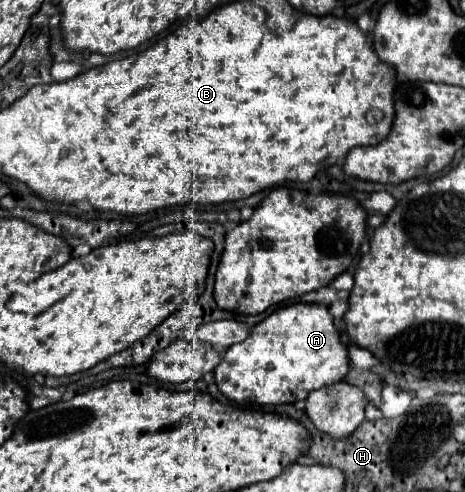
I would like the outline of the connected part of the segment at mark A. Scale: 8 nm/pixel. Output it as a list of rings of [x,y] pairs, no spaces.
[[[289,304],[251,328],[247,340],[233,344],[215,368],[219,390],[247,406],[275,406],[305,400],[309,392],[341,382],[349,372],[347,344],[333,324],[327,304]]]

